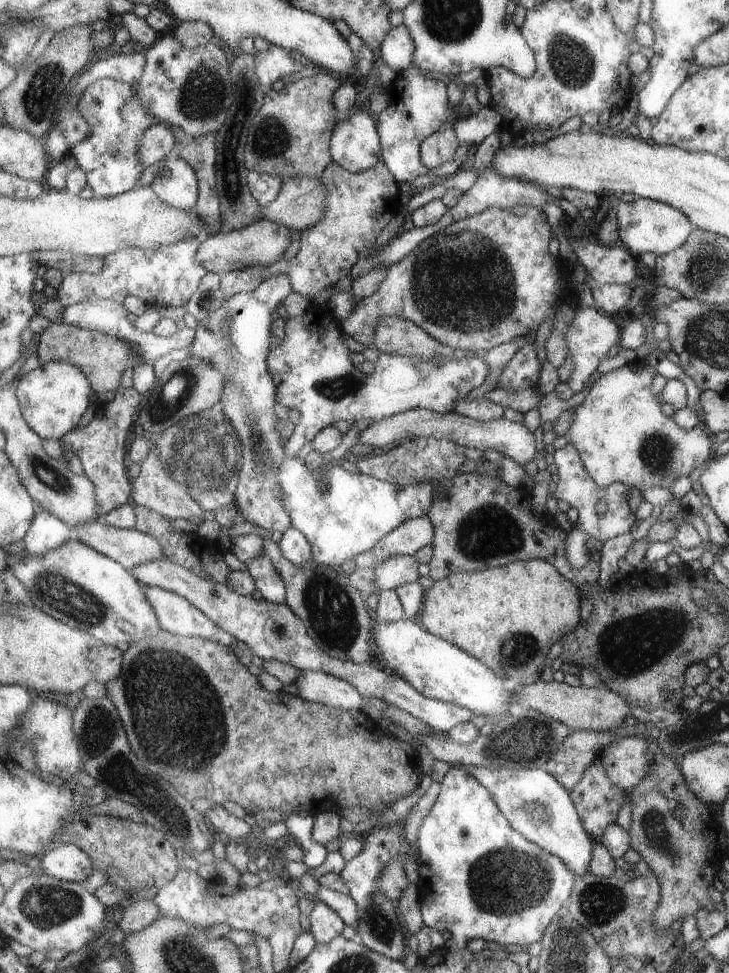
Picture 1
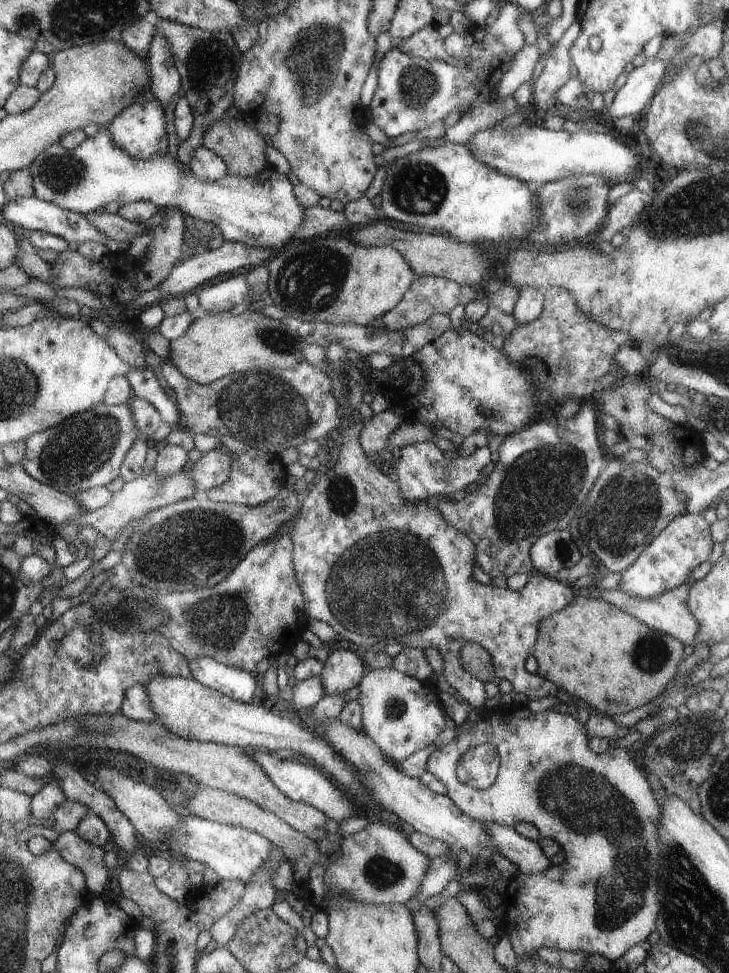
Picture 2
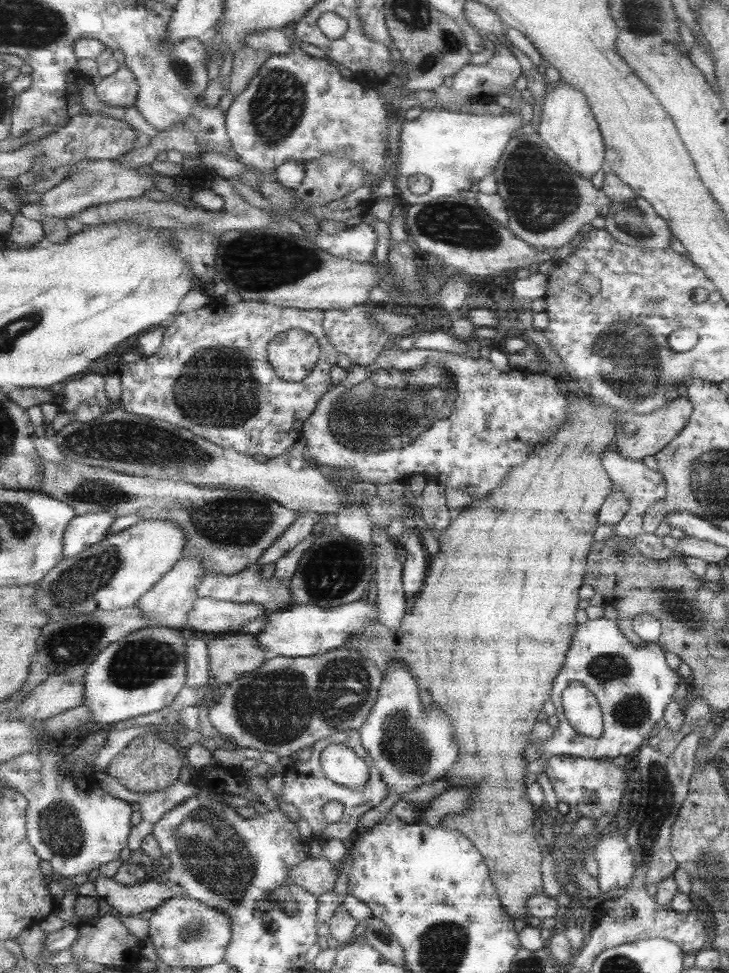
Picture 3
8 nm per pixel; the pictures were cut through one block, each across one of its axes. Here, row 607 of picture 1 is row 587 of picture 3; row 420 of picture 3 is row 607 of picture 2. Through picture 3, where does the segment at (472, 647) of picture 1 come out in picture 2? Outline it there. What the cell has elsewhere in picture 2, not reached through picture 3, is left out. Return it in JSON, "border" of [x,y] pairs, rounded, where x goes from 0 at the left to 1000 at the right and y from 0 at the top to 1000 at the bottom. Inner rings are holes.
{"border":[[[790,613],[779,623],[741,639],[730,674],[738,679],[738,693],[746,699],[765,703],[768,709],[776,709],[818,730],[823,730],[826,719],[826,730],[834,736],[842,736],[882,727],[886,721],[898,718],[929,695],[931,684],[941,675],[938,666],[933,658],[883,643],[829,617]]]}

